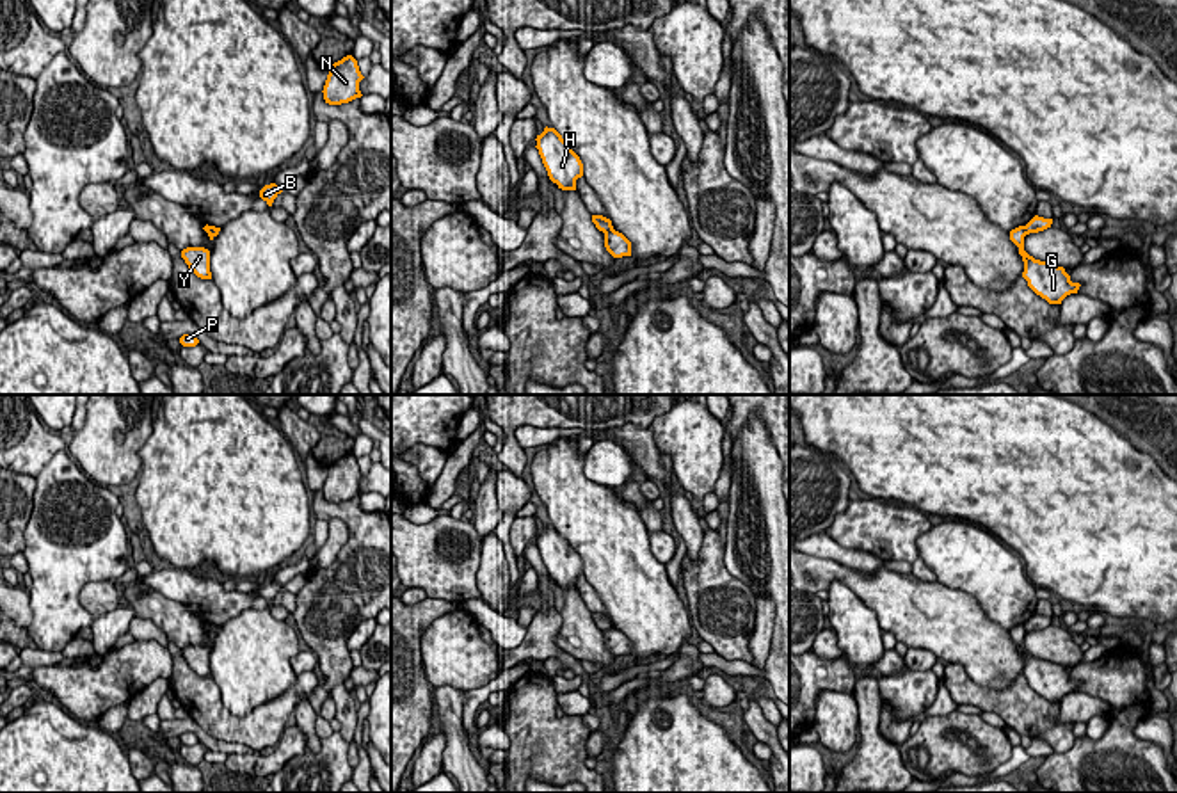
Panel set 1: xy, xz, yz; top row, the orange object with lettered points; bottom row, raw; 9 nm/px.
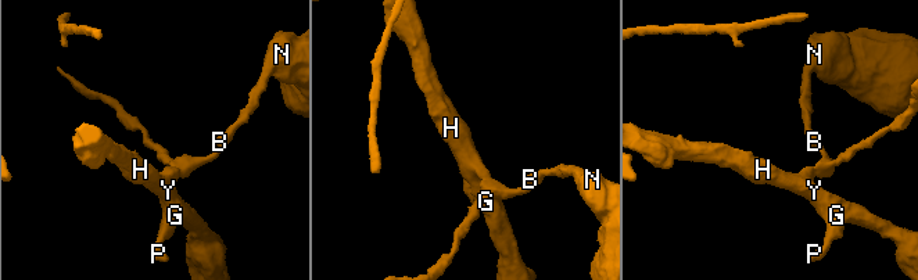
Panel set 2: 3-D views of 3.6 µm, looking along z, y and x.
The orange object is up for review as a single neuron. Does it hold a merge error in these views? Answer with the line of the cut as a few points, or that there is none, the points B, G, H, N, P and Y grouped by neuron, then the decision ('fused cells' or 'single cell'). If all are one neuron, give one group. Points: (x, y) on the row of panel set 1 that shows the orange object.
cut xz (612, 228), (603, 232); groups B N / G H P Y; fused cells

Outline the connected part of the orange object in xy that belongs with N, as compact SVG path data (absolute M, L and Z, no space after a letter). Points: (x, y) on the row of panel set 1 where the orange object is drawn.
M352 55L334 62L329 66L329 75L322 91L325 103L341 105L361 98L359 82L363 78L357 60Z

